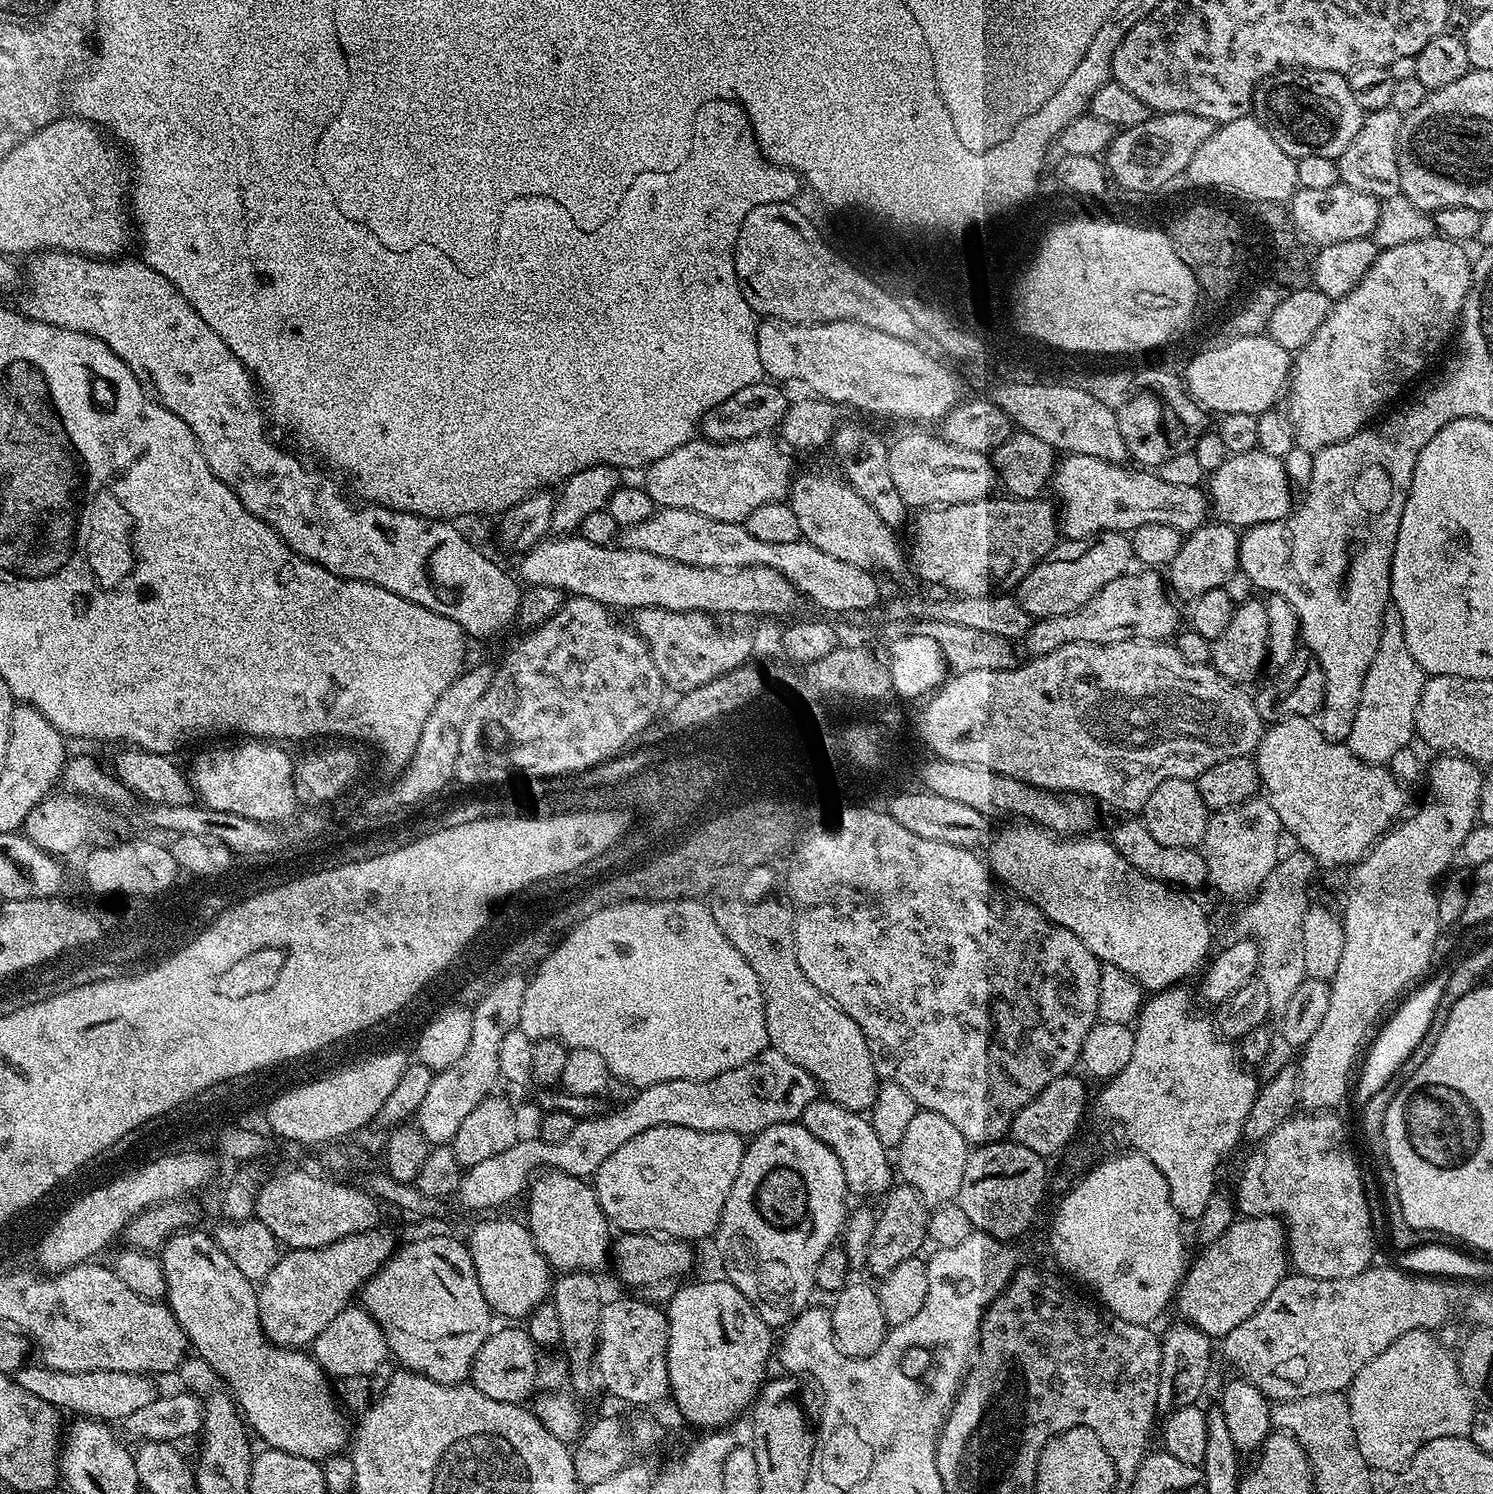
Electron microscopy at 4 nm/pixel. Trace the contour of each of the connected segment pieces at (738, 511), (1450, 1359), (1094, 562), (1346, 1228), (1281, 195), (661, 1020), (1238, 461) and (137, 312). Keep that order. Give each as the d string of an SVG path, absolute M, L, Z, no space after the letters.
M765 434L725 444L716 444L712 440L703 438L687 440L682 446L678 446L678 450L670 450L666 458L658 458L653 464L648 465L643 473L645 476L642 487L648 493L653 505L660 508L694 510L694 514L702 514L718 522L743 524L745 518L758 506L766 502L784 500L789 495L790 481L794 476L791 460L793 457L775 439L772 441L772 438L771 435Z
M1422 1328L1410 1330L1410 1334L1402 1334L1402 1338L1390 1342L1390 1346L1386 1346L1386 1350L1382 1350L1374 1362L1366 1362L1366 1366L1358 1370L1352 1385L1346 1389L1358 1454L1362 1454L1369 1469L1377 1473L1403 1472L1416 1457L1418 1450L1422 1450L1426 1442L1434 1442L1434 1438L1468 1435L1474 1401L1460 1377L1457 1353L1453 1349L1451 1352L1436 1336L1439 1335Z
M1099 532L1077 540L1064 538L1020 579L1015 585L1014 595L1029 617L1070 614L1086 606L1102 586L1125 575L1133 564L1132 542L1123 532Z
M1316 1110L1311 1114L1296 1114L1292 1119L1282 1122L1274 1134L1259 1141L1256 1148L1244 1160L1240 1168L1240 1177L1236 1180L1236 1192L1234 1191L1234 1203L1241 1217L1245 1216L1275 1216L1284 1222L1288 1238L1288 1259L1291 1267L1299 1275L1310 1278L1322 1278L1333 1280L1334 1278L1354 1278L1354 1274L1362 1274L1368 1268L1373 1267L1372 1260L1372 1212L1368 1209L1368 1196L1364 1193L1364 1180L1360 1177L1360 1168L1356 1165L1356 1156L1348 1145L1348 1132L1344 1129L1342 1121L1336 1117L1337 1113L1332 1110Z
M1249 114L1238 118L1229 124L1222 124L1217 127L1213 136L1206 138L1202 146L1198 146L1194 158L1190 158L1190 166L1186 173L1186 180L1192 184L1197 184L1200 188L1217 188L1220 192L1229 192L1232 196L1244 202L1276 203L1283 205L1291 201L1292 195L1300 187L1298 182L1298 170L1296 160L1274 138L1270 138L1270 130L1257 122L1256 117Z
M699 899L631 900L629 904L610 906L606 910L598 910L598 914L590 914L590 918L573 928L560 945L536 965L528 980L526 994L522 998L522 1014L518 1027L533 1042L544 1039L559 1040L569 1049L585 1048L602 1054L609 1073L617 1081L631 1084L636 1090L654 1086L654 1082L670 1082L674 1078L709 1080L718 1074L726 1074L726 1070L742 1066L742 1062L750 1062L750 1058L769 1047L764 999L758 978L754 970L750 970L746 958L742 958L742 954L738 954L738 950L734 950L731 942L724 937L718 922L714 922L710 908Z
M1259 446L1245 452L1231 453L1228 460L1207 477L1206 491L1211 515L1219 523L1237 530L1247 530L1266 522L1279 525L1288 519L1294 508L1294 485L1286 474L1283 459Z
M59 250L41 251L33 259L36 261L29 266L28 272L26 268L26 280L29 280L32 285L25 290L24 297L21 298L20 305L18 305L19 311L32 320L53 324L66 330L81 332L106 342L106 346L110 346L110 350L114 350L114 354L118 354L118 358L122 358L122 362L126 362L126 366L130 366L134 378L138 378L138 382L150 393L152 399L166 410L178 414L178 418L182 418L182 422L186 422L186 426L190 426L190 430L194 434L194 438L198 442L210 470L218 479L232 487L234 494L242 502L242 506L246 506L246 510L250 510L250 514L254 514L258 519L265 520L290 545L292 551L298 553L304 560L309 560L326 570L330 570L330 574L335 576L341 576L347 580L370 582L374 586L382 586L382 590L390 590L390 594L398 594L418 606L426 606L426 610L434 610L434 614L442 614L442 618L450 618L450 622L458 622L460 629L469 637L477 636L480 640L488 640L491 636L506 631L511 626L512 620L514 624L518 616L518 587L516 588L518 580L513 573L512 577L506 569L499 568L490 557L483 556L456 529L457 525L455 523L447 520L431 520L425 516L410 514L409 512L395 512L394 509L383 508L380 504L367 502L351 504L344 497L343 490L326 473L319 472L318 469L311 468L308 464L303 464L294 453L287 452L286 449L279 448L274 441L268 440L269 425L266 423L266 408L262 403L262 396L258 391L258 385L252 373L249 372L246 366L242 366L242 362L229 350L226 342L222 342L222 338L218 338L218 334L214 334L214 330L210 330L210 326L206 326L206 322L202 322L198 310L194 310L194 306L190 306L190 302L186 302L186 298L182 298L180 291L165 276L158 274L158 270L154 270L150 265L144 263L143 259L124 259L79 256L73 252Z

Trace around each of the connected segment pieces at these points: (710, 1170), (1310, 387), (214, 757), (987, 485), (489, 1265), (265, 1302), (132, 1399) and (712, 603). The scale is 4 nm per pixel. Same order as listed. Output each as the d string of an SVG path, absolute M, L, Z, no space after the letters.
M682 1126L651 1128L642 1134L638 1134L634 1138L630 1138L630 1142L618 1146L618 1150L614 1150L614 1154L610 1154L610 1158L606 1158L606 1162L602 1162L602 1166L598 1166L594 1177L596 1198L600 1203L600 1208L604 1212L604 1217L610 1221L611 1227L613 1229L620 1228L616 1230L619 1230L621 1233L650 1232L659 1234L665 1238L686 1240L689 1242L704 1240L707 1236L709 1239L709 1237L715 1233L716 1227L720 1225L722 1206L730 1194L730 1186L734 1186L734 1178L738 1178L738 1166L742 1166L745 1147L745 1141L737 1136L735 1132L699 1132L698 1130L686 1130Z
M1439 234L1422 238L1422 242L1405 242L1403 246L1385 248L1377 255L1374 266L1366 270L1366 278L1362 278L1350 294L1333 303L1318 334L1295 353L1290 369L1286 416L1295 447L1315 454L1326 446L1365 431L1415 376L1423 374L1428 355L1438 351L1440 343L1451 332L1453 335L1457 331L1460 311L1472 285L1473 261L1470 256L1468 260L1460 248L1463 247L1457 241Z
M254 739L240 743L244 744L236 744L233 748L216 748L213 752L200 752L193 758L190 783L196 789L199 803L210 810L238 814L238 818L264 823L287 821L286 818L295 812L300 799L293 765L284 764L279 768L276 764L260 760L264 752L268 756L278 755L281 745Z
M908 432L891 441L888 457L890 478L894 478L894 487L909 510L989 499L993 495L992 483L995 485L998 480L992 461L985 453L958 450L958 446L943 443L934 434L927 436L924 432Z
M484 1218L481 1220L484 1220L481 1222L480 1225L477 1226L476 1229L472 1232L472 1237L467 1237L466 1243L468 1246L468 1249L470 1250L470 1258L474 1262L474 1270L476 1271L476 1274L478 1276L478 1286L482 1288L482 1294L486 1298L486 1302L488 1303L489 1308L492 1309L493 1313L497 1317L500 1316L509 1316L509 1321L516 1322L519 1320L516 1320L519 1318L527 1318L531 1314L533 1310L535 1310L538 1305L545 1303L549 1299L550 1296L550 1276L548 1280L548 1272L550 1273L550 1265L547 1260L545 1260L542 1253L539 1252L539 1250L536 1248L536 1243L532 1241L532 1236L528 1232L527 1227L523 1223L520 1224L516 1220L488 1220L492 1218Z
M373 1230L370 1232L359 1232L353 1236L342 1238L338 1242L334 1242L330 1246L322 1246L321 1248L294 1248L285 1251L278 1263L274 1266L274 1270L270 1270L270 1274L266 1274L266 1278L259 1281L256 1297L258 1298L258 1318L260 1325L264 1331L264 1336L271 1344L277 1344L279 1348L303 1349L305 1346L311 1345L314 1338L318 1338L318 1334L322 1334L322 1330L326 1330L326 1326L330 1326L330 1322L334 1322L334 1318L338 1318L338 1314L342 1309L349 1307L357 1299L358 1293L363 1288L364 1283L369 1280L385 1262L390 1259L393 1252L397 1251L398 1243L388 1232L380 1232L381 1230Z
M28 1364L13 1373L12 1377L18 1386L42 1398L44 1402L49 1402L57 1410L76 1412L72 1414L105 1422L123 1422L130 1414L134 1414L134 1410L150 1406L150 1402L154 1402L158 1395L156 1384L152 1381L155 1379L143 1372L66 1372L54 1371L40 1364Z
M560 534L555 538L545 538L519 557L518 576L525 585L554 586L565 594L594 598L607 608L635 610L638 608L665 608L671 612L737 612L740 616L784 616L796 608L798 593L796 587L778 570L769 568L703 568L686 566L670 558L658 558L656 554L646 554L642 550L630 550L619 546L594 546L579 534Z

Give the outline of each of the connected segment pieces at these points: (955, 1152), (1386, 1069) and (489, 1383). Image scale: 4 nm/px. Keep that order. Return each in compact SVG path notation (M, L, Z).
M917 1110L914 1118L910 1118L910 1126L902 1134L902 1142L894 1152L894 1164L898 1169L901 1181L918 1192L924 1207L931 1210L955 1201L962 1186L962 1170L966 1170L966 1162L970 1145L958 1129L942 1114Z
M1445 967L1440 969L1428 983L1421 983L1418 986L1421 987L1414 991L1389 1018L1375 1038L1372 1046L1371 1044L1369 1045L1367 1049L1367 1052L1369 1051L1368 1056L1365 1062L1363 1059L1356 1080L1356 1083L1358 1082L1357 1103L1363 1104L1374 1096L1376 1092L1382 1090L1388 1080L1392 1078L1392 1074L1406 1062L1408 1056L1424 1041L1425 1034L1429 1032L1430 1022L1433 1021L1434 1009L1438 1006L1438 1001L1442 998L1443 991L1446 990L1449 974L1450 970Z
M497 1327L489 1332L486 1342L482 1342L472 1363L470 1383L479 1392L486 1394L486 1398L494 1398L494 1402L524 1404L527 1396L535 1390L536 1375L540 1372L536 1365L538 1346L523 1327L508 1327L512 1328Z

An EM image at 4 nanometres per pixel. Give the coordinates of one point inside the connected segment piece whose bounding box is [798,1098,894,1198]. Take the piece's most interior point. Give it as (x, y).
(866, 1164)

